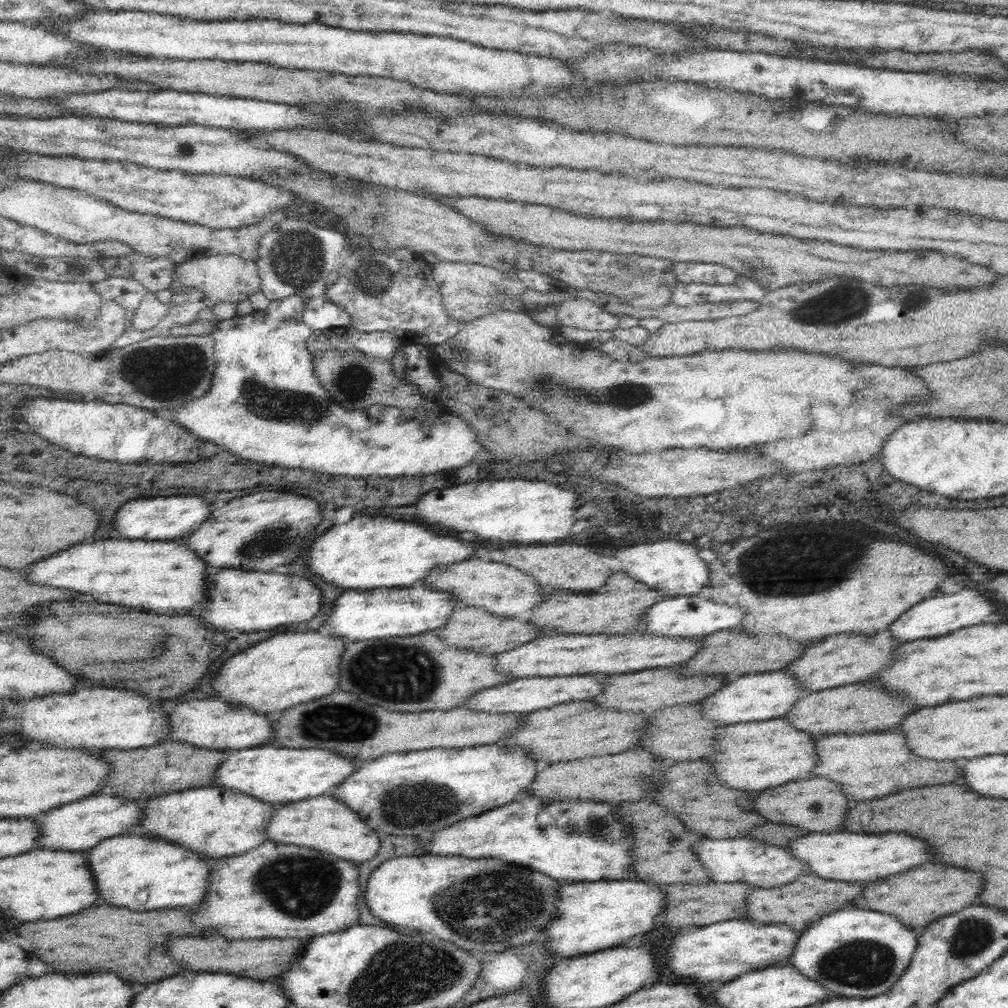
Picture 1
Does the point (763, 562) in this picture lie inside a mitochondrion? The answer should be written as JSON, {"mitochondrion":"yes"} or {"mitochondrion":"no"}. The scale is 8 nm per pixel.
{"mitochondrion":"yes"}

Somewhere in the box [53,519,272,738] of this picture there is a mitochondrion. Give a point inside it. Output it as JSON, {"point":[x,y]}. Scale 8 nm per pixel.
{"point":[160,644]}

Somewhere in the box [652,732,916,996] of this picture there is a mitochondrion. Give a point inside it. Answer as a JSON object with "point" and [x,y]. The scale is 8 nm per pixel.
{"point":[860,963]}

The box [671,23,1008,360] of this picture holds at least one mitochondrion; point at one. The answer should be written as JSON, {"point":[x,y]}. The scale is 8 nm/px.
{"point":[839,303]}

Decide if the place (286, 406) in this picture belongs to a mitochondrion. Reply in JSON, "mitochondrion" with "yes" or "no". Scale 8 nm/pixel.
{"mitochondrion":"yes"}

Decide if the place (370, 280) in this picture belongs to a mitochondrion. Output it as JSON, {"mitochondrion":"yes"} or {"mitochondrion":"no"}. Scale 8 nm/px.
{"mitochondrion":"yes"}

